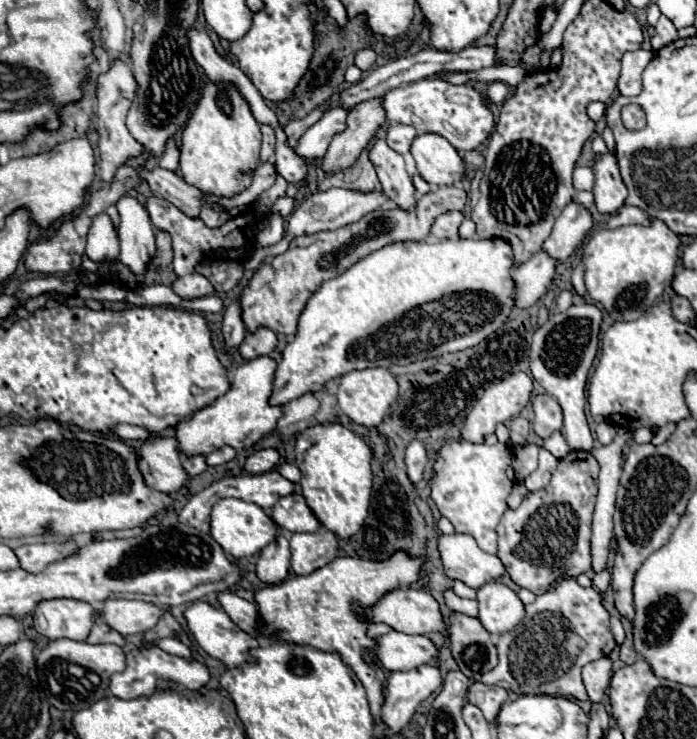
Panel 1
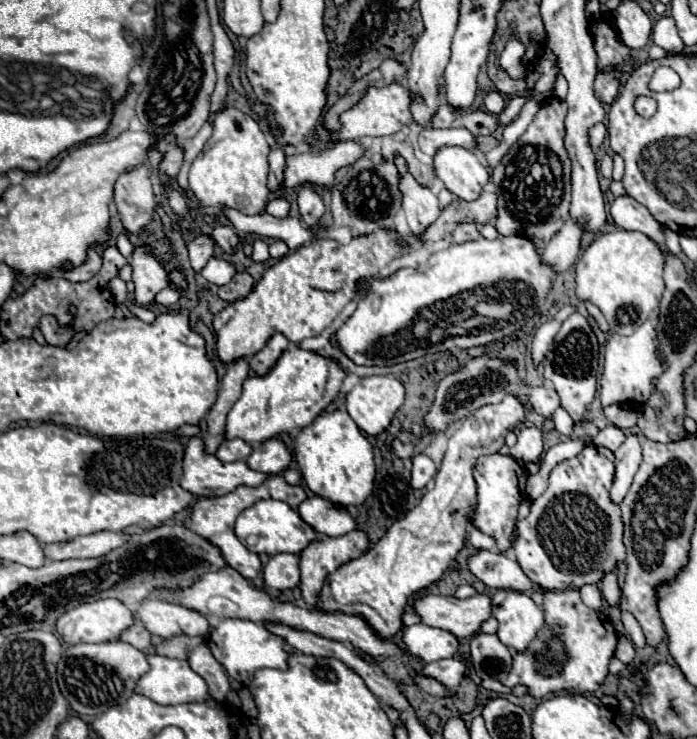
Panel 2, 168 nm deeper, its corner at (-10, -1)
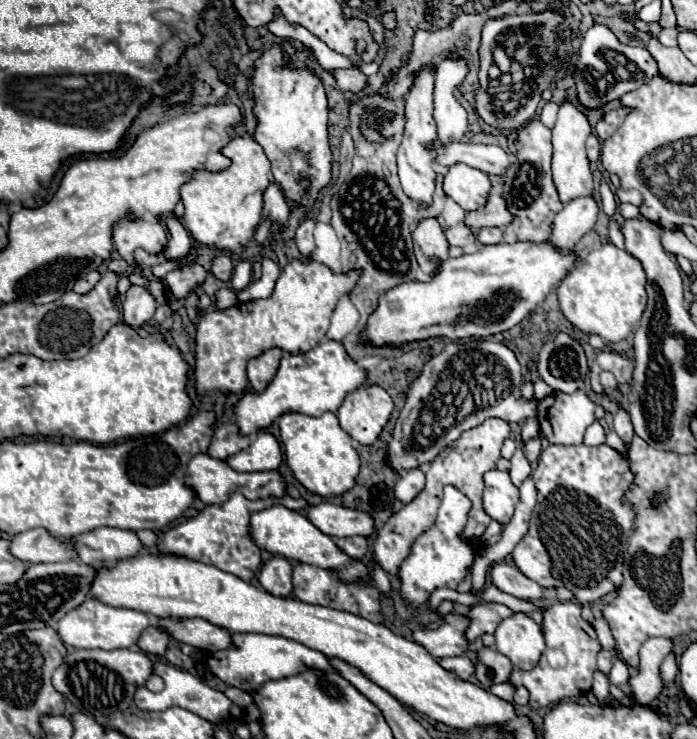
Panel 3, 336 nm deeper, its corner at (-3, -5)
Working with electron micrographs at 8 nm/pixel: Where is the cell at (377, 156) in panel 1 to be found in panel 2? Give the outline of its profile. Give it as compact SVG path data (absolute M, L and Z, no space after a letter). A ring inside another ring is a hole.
M395 159L399 171L401 171L401 183L399 189L403 191L403 209L407 213L409 229L415 237L423 235L425 229L439 217L441 209L437 203L437 197L427 189L421 187L409 173L403 163L403 159Z

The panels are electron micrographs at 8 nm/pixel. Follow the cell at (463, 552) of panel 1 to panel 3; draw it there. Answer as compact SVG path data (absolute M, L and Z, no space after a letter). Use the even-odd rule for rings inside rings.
M504 561L494 563L490 567L490 579L500 591L510 593L518 599L538 599L538 597L542 597L542 587L538 583L524 577L518 567L508 565Z

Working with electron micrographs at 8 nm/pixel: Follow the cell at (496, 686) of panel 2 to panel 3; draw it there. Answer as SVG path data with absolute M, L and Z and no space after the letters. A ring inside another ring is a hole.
M505 682L505 683L501 683L501 684L494 684L490 687L489 691L506 700L509 702L513 701L513 695L515 692L515 687L513 685L510 685L509 683Z

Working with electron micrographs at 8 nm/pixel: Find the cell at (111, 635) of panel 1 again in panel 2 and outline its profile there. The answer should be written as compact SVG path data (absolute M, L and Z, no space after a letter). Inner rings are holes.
M135 623L131 629L127 629L123 635L121 635L121 641L125 641L125 643L131 643L133 647L137 647L137 649L147 649L149 645L151 645L151 633L143 627L143 623Z

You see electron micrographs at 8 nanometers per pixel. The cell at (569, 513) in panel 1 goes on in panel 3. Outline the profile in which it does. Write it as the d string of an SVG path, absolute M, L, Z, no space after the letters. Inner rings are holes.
M550 445L542 451L532 479L538 489L538 503L528 533L512 551L516 567L544 589L570 589L580 603L592 603L618 589L624 551L634 525L634 511L620 501L632 485L628 459L608 445Z

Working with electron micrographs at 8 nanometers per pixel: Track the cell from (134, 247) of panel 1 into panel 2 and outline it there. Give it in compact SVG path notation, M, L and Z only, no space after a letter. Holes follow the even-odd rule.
M135 249L131 255L135 301L139 305L153 305L155 295L169 285L161 263L147 249Z

